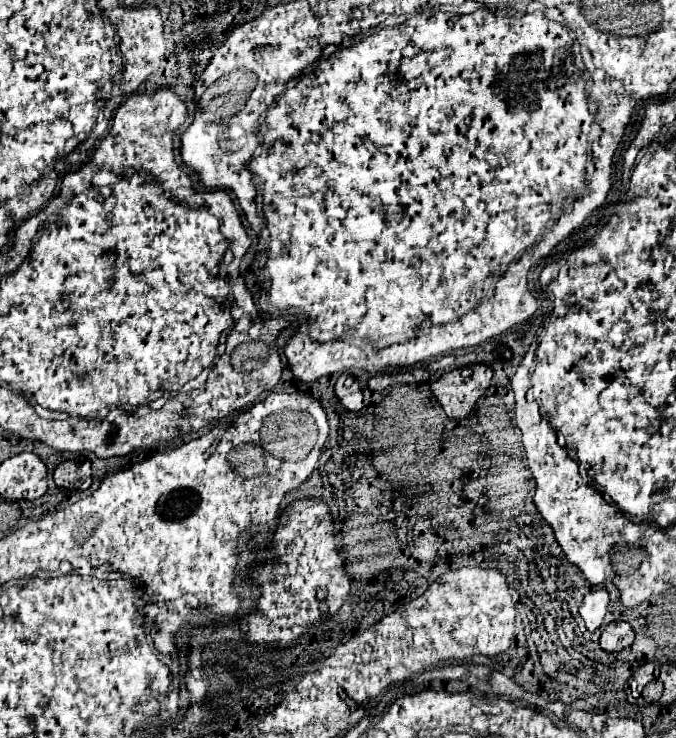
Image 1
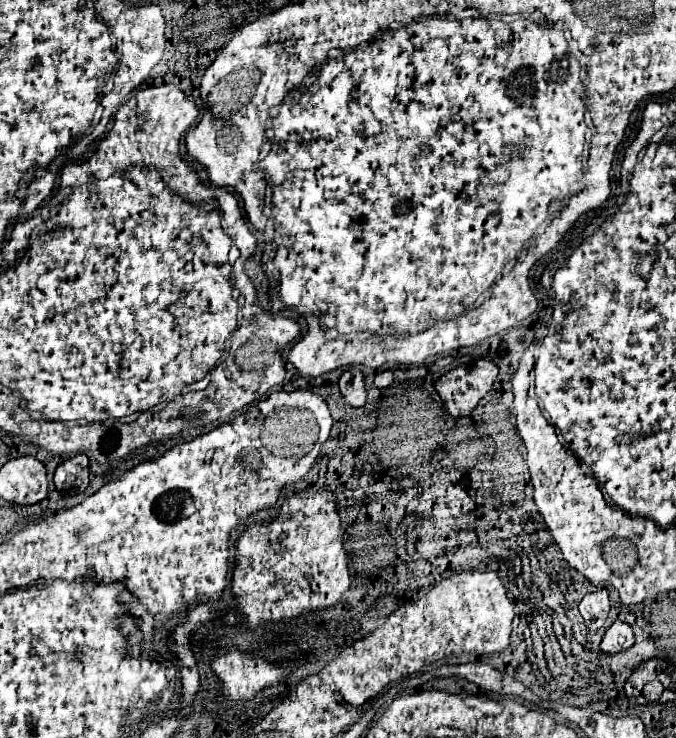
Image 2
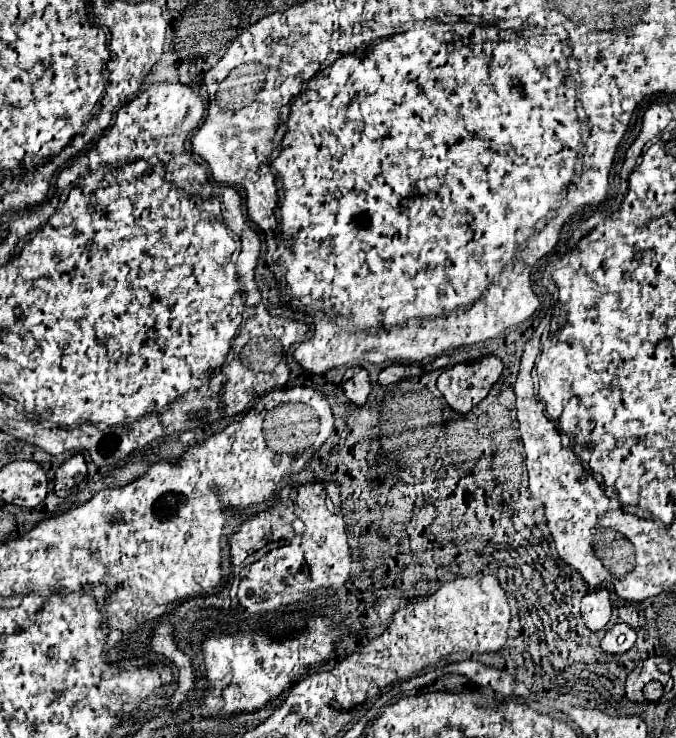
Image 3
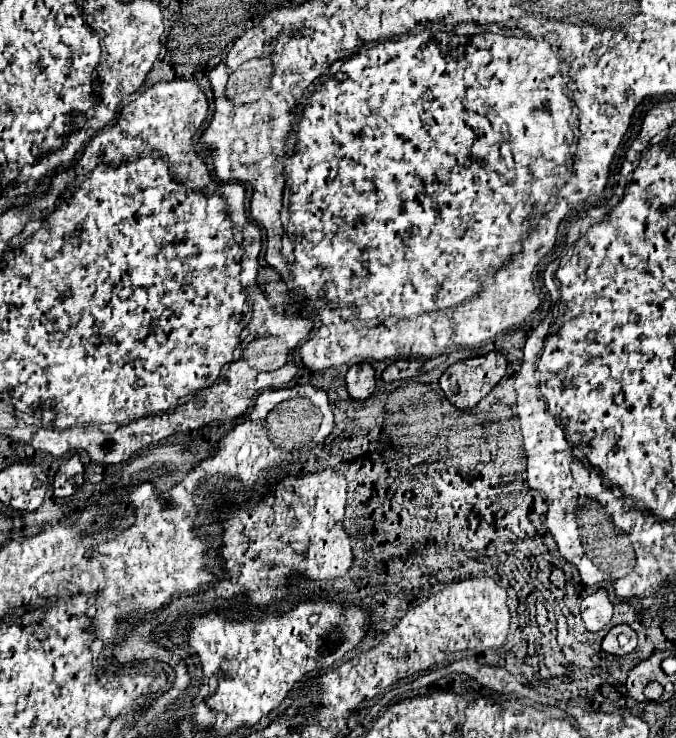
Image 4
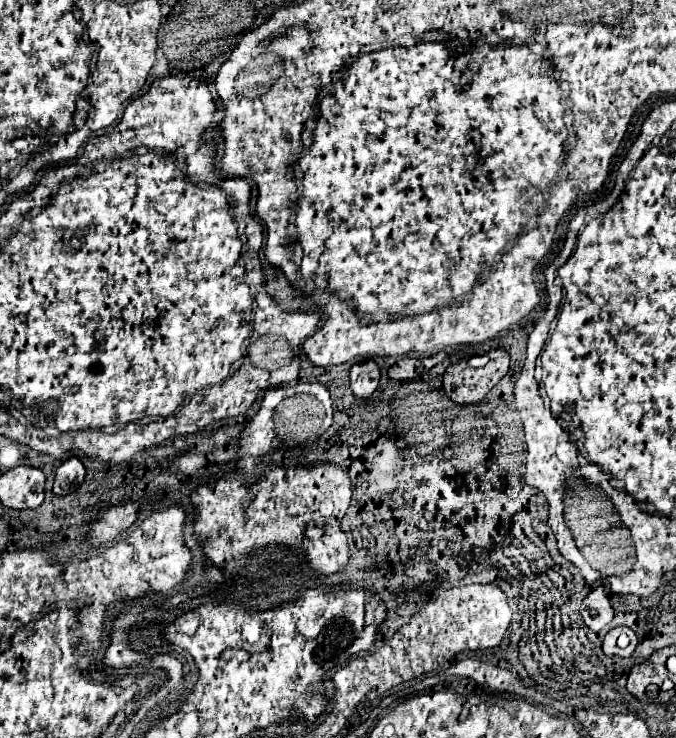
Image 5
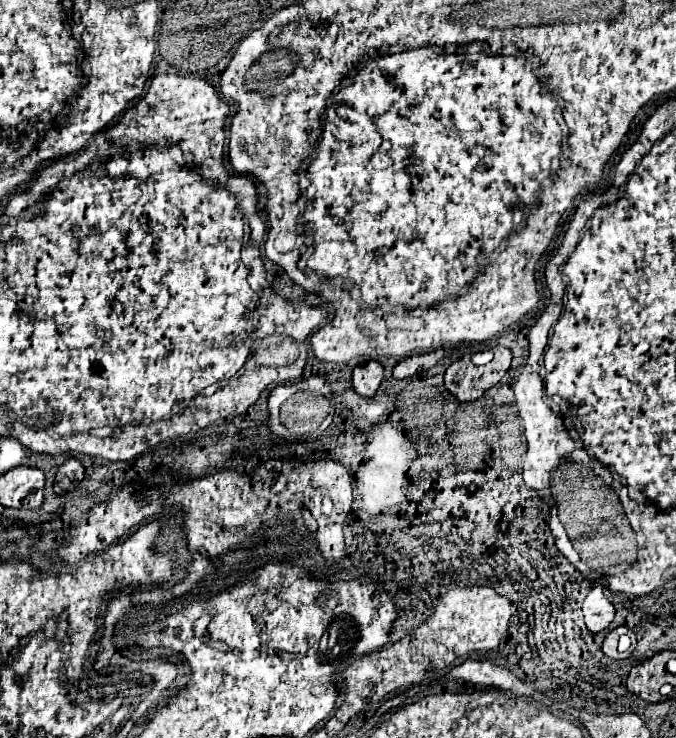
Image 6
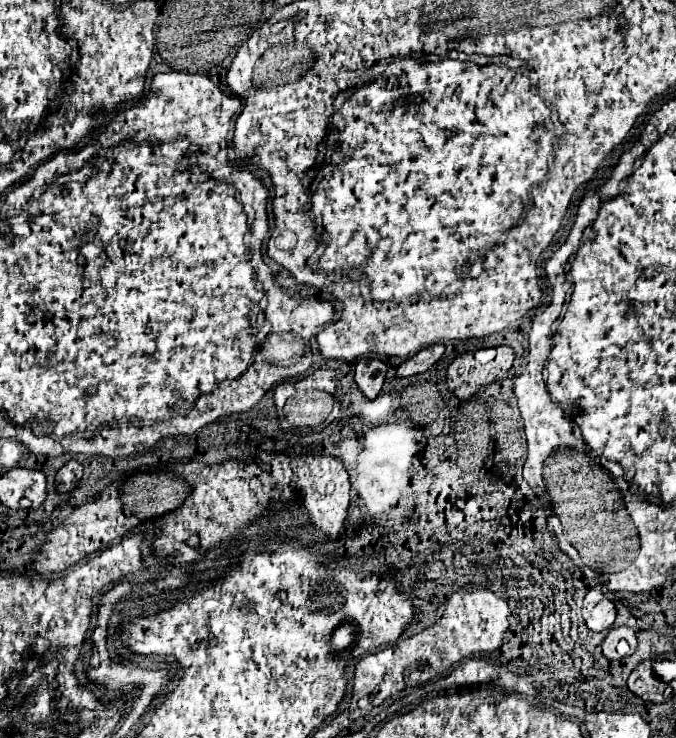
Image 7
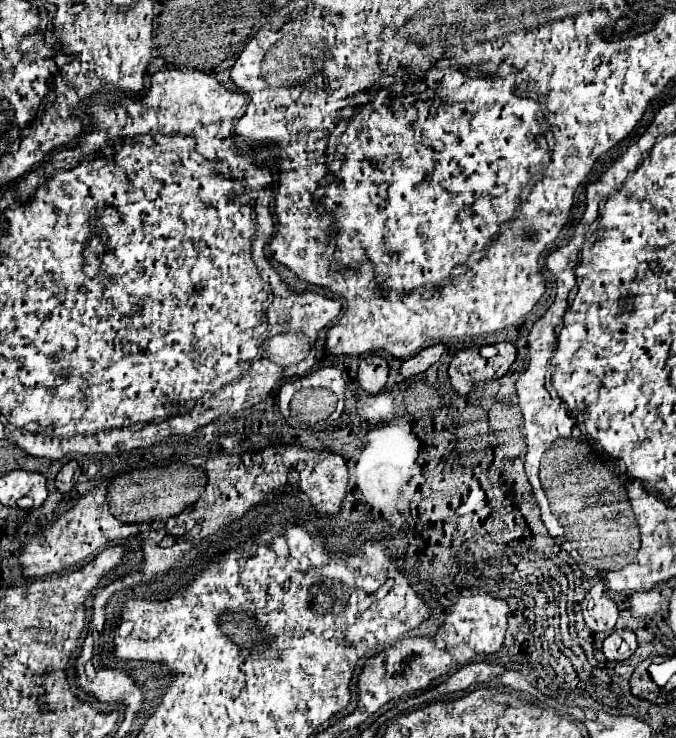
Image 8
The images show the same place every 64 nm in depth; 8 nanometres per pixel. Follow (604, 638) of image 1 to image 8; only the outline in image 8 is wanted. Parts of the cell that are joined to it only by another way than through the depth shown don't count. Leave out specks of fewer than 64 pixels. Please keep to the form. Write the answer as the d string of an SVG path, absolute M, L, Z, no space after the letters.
M612 630L604 640L604 656L608 660L626 660L636 650L636 634L632 630Z

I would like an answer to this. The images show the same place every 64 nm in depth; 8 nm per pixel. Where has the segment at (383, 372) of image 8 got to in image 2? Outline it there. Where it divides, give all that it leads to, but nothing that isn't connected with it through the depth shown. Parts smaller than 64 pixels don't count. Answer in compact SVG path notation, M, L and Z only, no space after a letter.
M352 368L352 370L346 370L342 376L340 376L340 394L342 398L354 406L354 408L360 408L364 406L366 402L366 388L364 388L364 376L360 370Z

